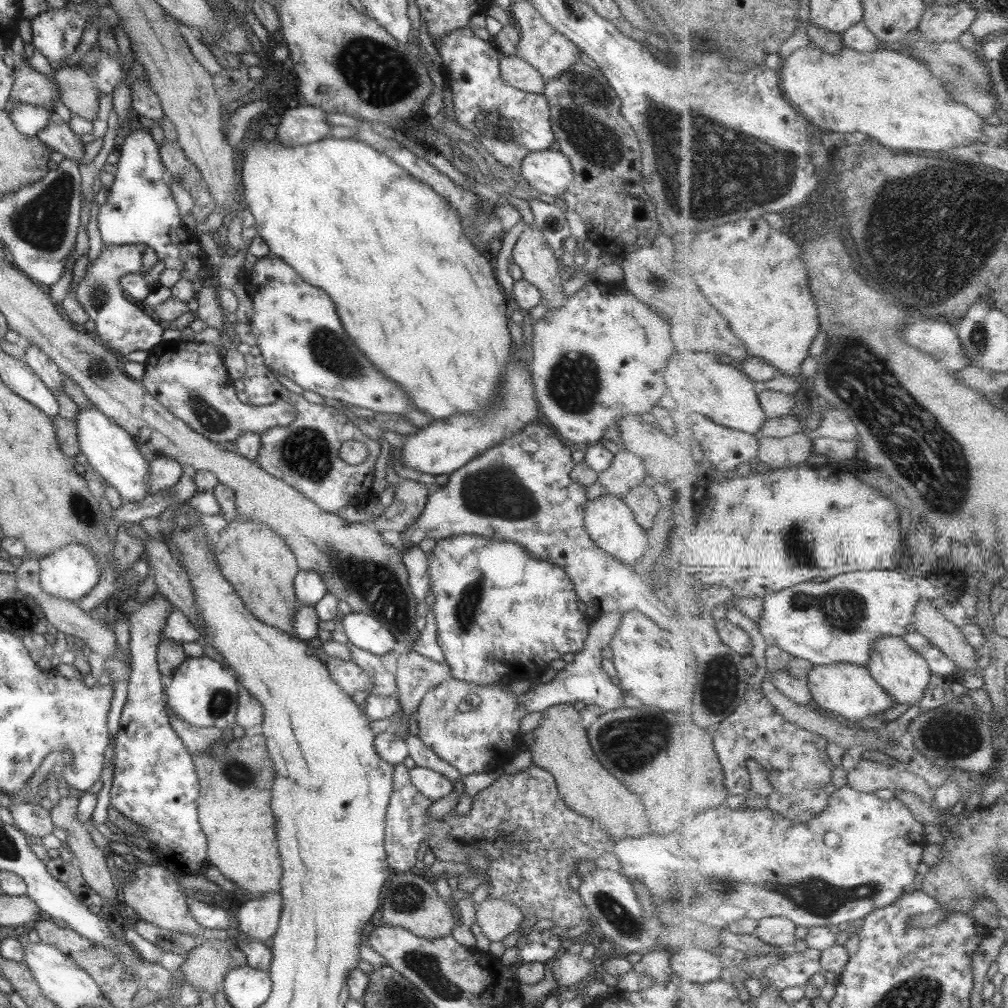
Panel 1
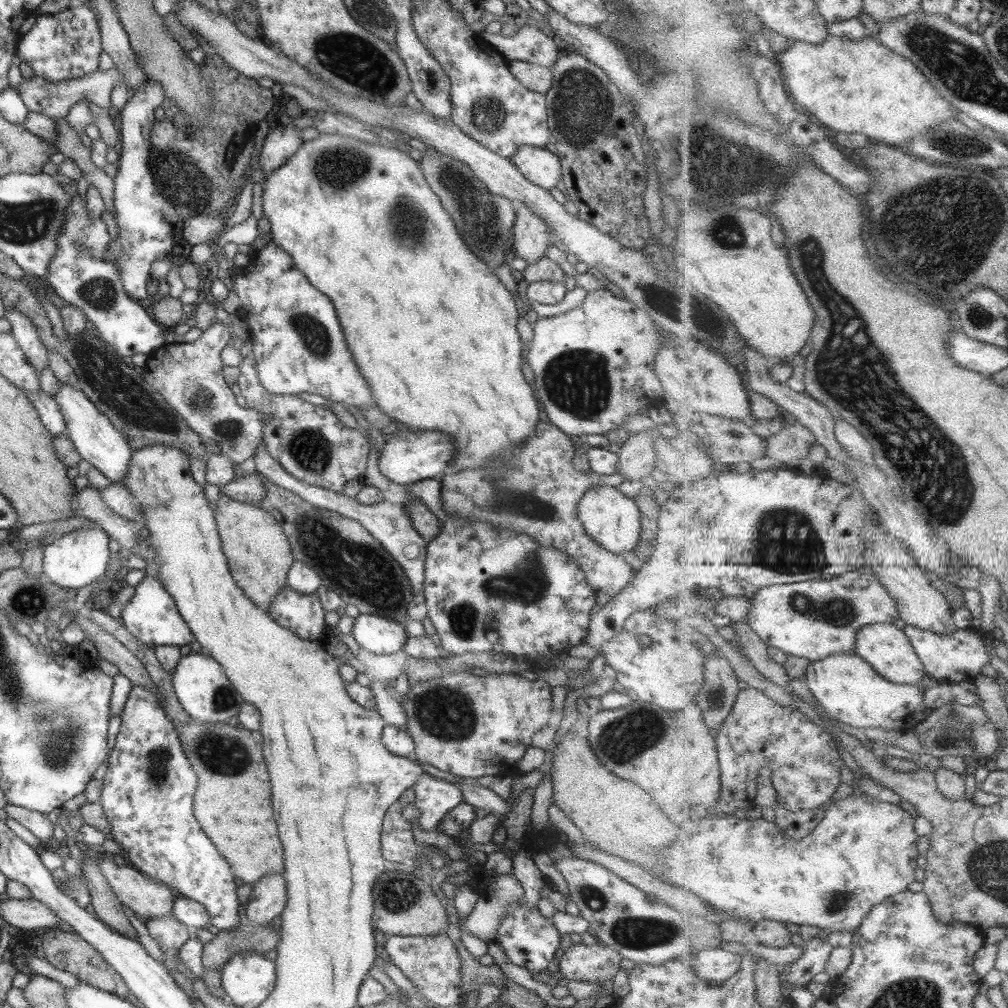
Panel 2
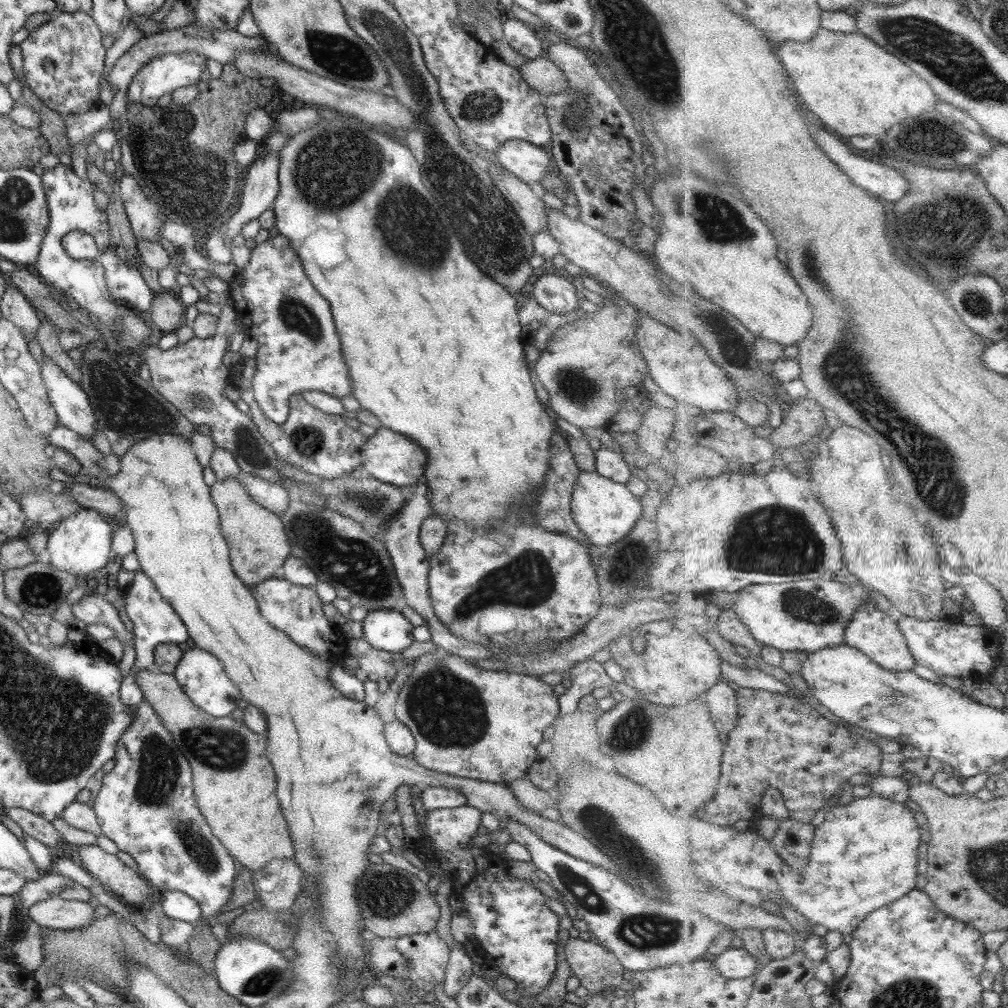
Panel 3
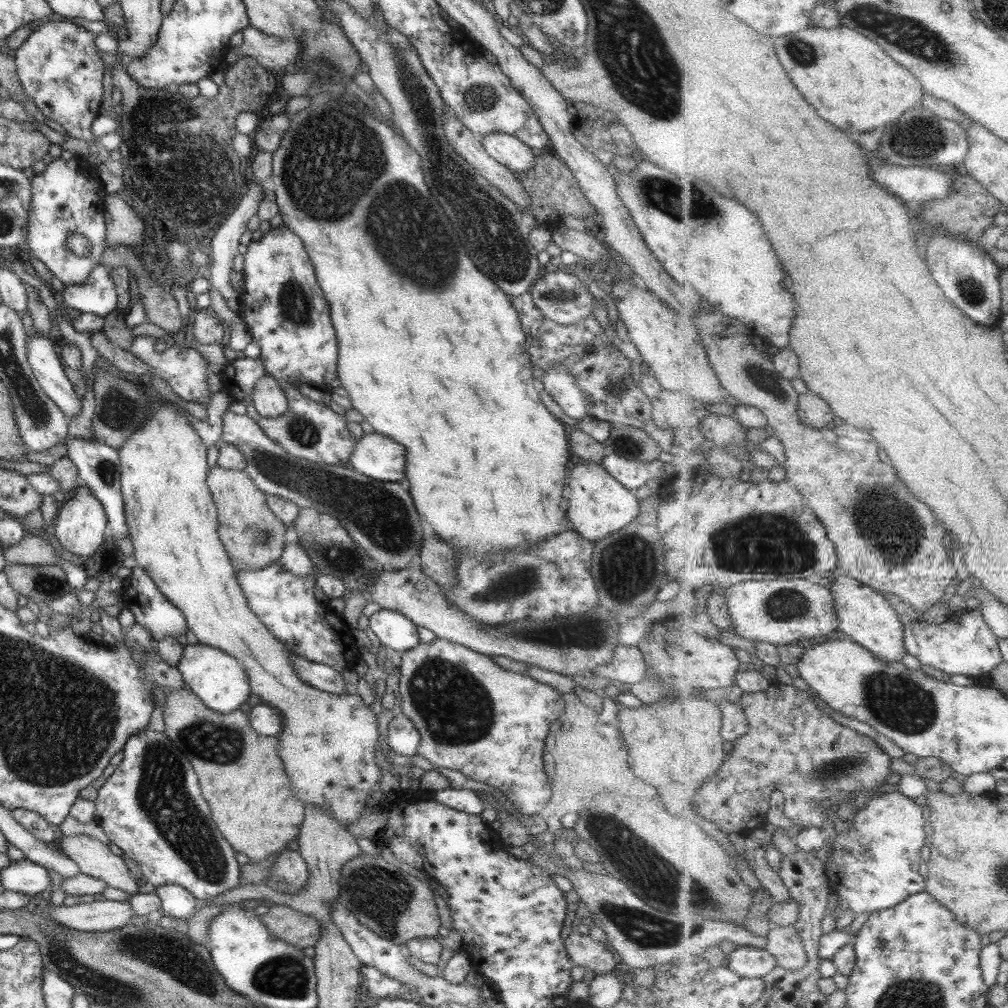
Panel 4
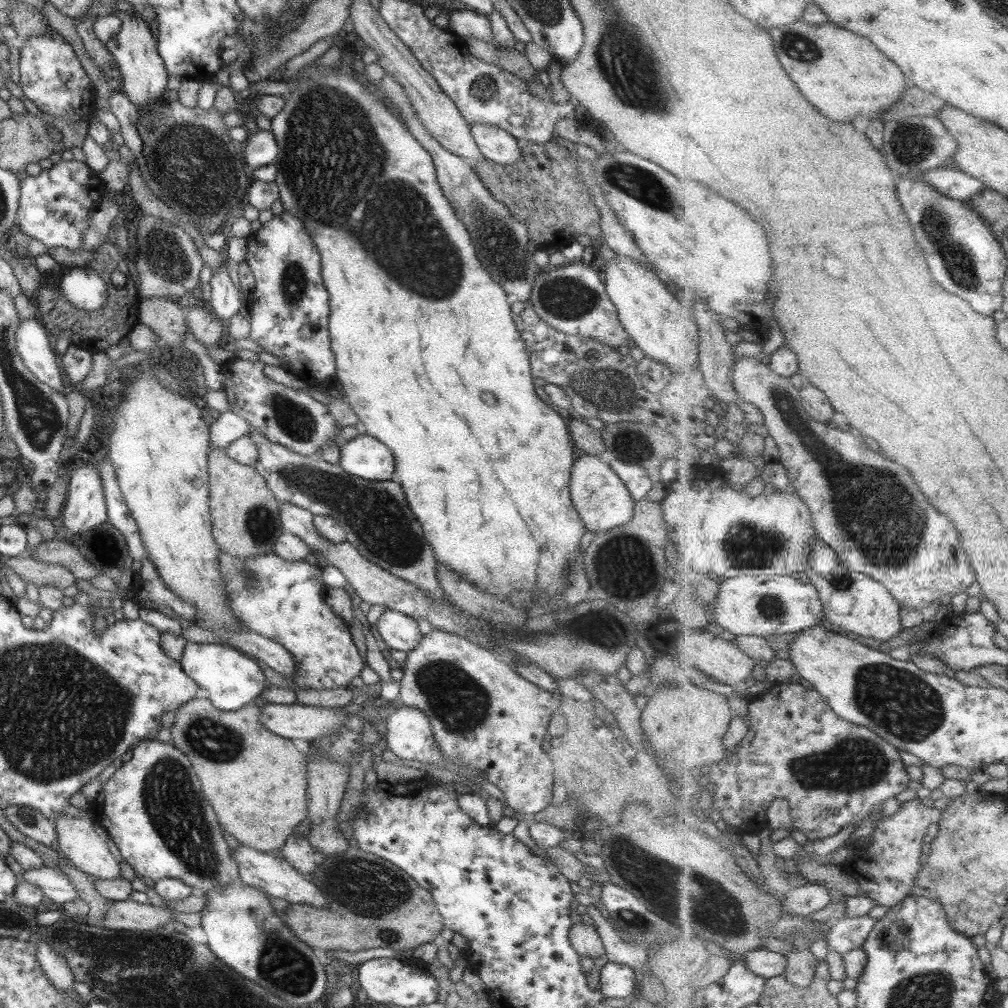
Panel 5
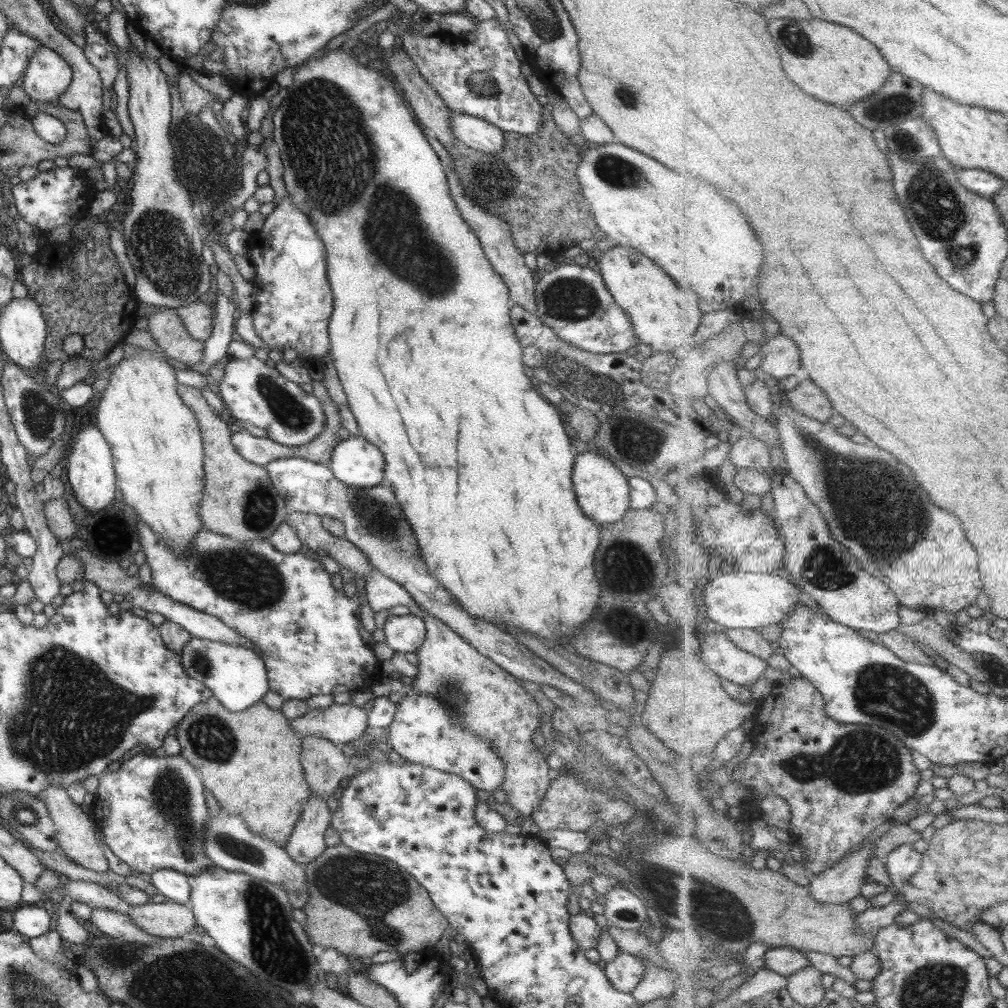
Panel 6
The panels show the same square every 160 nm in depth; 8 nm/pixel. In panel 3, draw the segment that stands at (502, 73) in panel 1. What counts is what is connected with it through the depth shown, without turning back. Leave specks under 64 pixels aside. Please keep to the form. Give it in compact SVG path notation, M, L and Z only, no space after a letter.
M548 58L528 60L517 68L523 82L542 97L563 92L567 82L563 73Z

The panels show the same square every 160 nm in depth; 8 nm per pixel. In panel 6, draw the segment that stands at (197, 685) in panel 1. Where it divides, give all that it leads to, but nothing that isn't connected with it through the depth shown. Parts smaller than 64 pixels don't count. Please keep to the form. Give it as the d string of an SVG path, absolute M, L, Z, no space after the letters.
M191 637L180 653L183 671L211 691L217 702L229 712L241 712L260 701L269 690L262 658L238 645Z

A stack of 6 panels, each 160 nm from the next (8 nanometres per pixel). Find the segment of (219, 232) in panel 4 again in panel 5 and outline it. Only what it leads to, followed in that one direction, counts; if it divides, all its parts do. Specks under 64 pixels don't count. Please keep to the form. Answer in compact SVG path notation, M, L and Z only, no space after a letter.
M223 265L218 270L213 270L208 283L211 288L208 306L213 314L225 323L238 312L243 297L240 296L236 281Z

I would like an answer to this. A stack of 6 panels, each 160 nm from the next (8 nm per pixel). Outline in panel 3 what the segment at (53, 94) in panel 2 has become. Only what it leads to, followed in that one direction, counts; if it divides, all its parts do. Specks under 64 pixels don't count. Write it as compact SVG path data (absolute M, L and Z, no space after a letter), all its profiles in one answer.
M191 25L179 27L177 29L170 29L165 32L157 32L154 35L148 37L142 37L116 60L115 64L109 70L107 76L105 76L109 87L115 86L117 90L127 90L129 83L135 73L141 70L144 64L147 64L153 56L161 56L164 52L191 52L198 53L204 56L206 59L212 58L215 62L219 62L220 65L232 62L234 56L239 51L252 51L260 50L263 51L263 46L266 45L266 49L271 51L271 48L267 42L260 36L245 37L240 33L237 33L235 29L215 29L205 30L196 29Z

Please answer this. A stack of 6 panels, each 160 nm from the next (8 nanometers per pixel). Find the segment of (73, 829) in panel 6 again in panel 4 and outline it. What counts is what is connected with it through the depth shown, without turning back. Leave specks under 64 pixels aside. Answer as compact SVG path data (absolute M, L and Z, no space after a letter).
M84 834L62 836L59 850L78 866L81 874L102 880L107 887L130 896L138 893L140 881L125 866L124 859L111 854L108 845L101 841Z

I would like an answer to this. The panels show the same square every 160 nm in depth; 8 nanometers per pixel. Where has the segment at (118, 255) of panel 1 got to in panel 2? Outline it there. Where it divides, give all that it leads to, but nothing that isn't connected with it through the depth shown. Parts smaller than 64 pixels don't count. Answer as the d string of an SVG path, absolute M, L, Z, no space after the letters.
M57 174L55 178L58 180L60 188L69 194L69 205L67 205L66 220L61 220L62 232L56 240L56 251L49 261L49 267L47 267L47 275L45 278L50 284L52 290L59 296L68 302L69 305L74 306L81 310L84 316L87 316L89 322L93 323L97 332L100 333L100 337L107 342L107 344L113 348L113 350L123 360L129 360L129 357L133 354L145 354L149 355L151 351L159 348L164 344L164 336L167 329L164 329L155 319L151 319L145 310L138 305L137 301L133 300L125 291L120 278L117 278L117 270L114 269L113 262L103 258L103 254L106 254L108 244L111 239L109 234L105 230L105 225L101 221L100 217L95 219L94 223L89 223L87 220L87 212L85 206L85 199L79 198L76 189L76 182L61 174Z

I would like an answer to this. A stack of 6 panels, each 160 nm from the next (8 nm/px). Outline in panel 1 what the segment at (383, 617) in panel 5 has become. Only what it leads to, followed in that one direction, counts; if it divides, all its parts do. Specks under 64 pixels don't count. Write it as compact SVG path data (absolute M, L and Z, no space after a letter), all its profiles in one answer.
M359 612L343 616L341 625L348 643L378 657L390 652L396 643L393 635L377 620Z

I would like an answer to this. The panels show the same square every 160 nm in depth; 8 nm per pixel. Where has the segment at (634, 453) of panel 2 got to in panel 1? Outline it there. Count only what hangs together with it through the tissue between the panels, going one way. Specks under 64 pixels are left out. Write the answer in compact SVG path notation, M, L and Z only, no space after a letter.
M620 447L611 464L597 474L596 481L601 484L607 495L622 498L633 487L647 482L647 478L641 459Z

